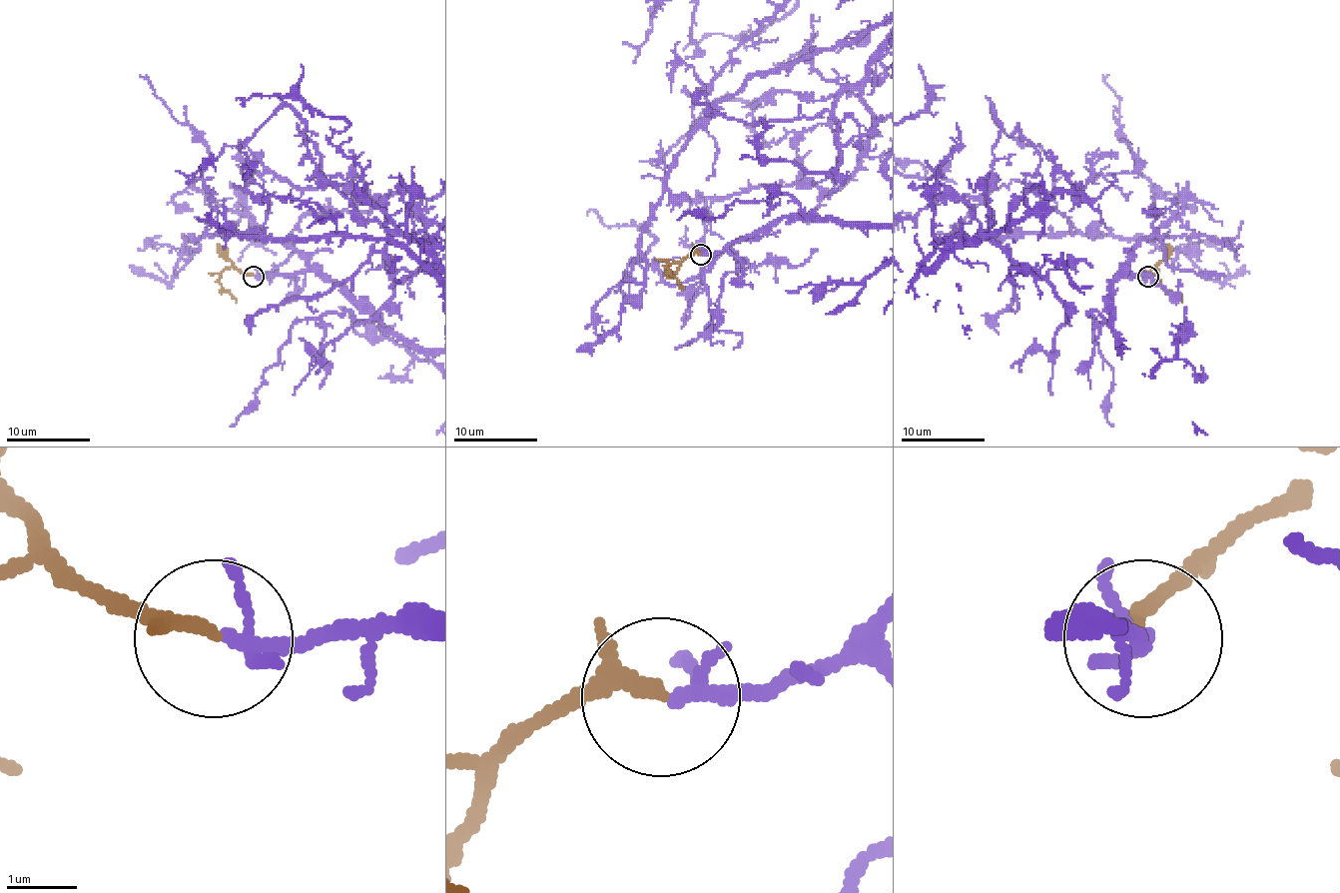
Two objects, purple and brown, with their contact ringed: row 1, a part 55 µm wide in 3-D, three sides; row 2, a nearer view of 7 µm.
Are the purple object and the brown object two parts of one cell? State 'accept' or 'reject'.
accept

